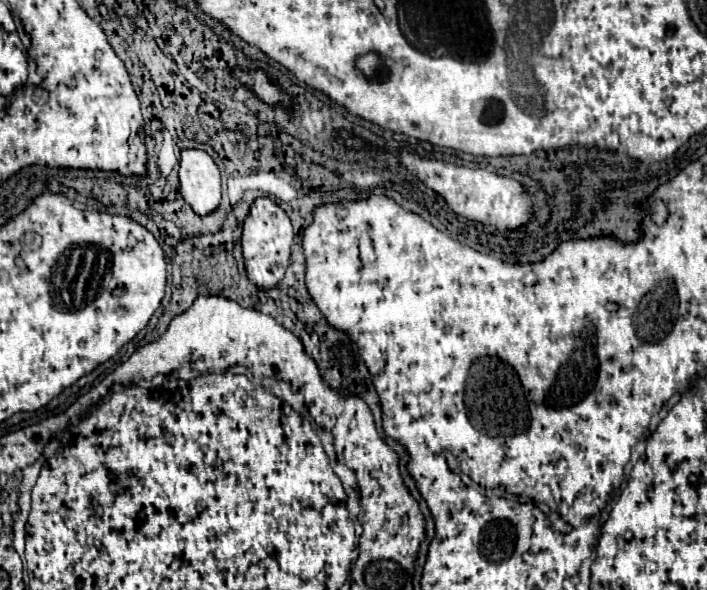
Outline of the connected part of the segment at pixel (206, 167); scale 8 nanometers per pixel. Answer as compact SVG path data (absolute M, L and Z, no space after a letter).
M184 150L180 160L180 192L198 216L208 216L220 206L220 170L202 150Z

